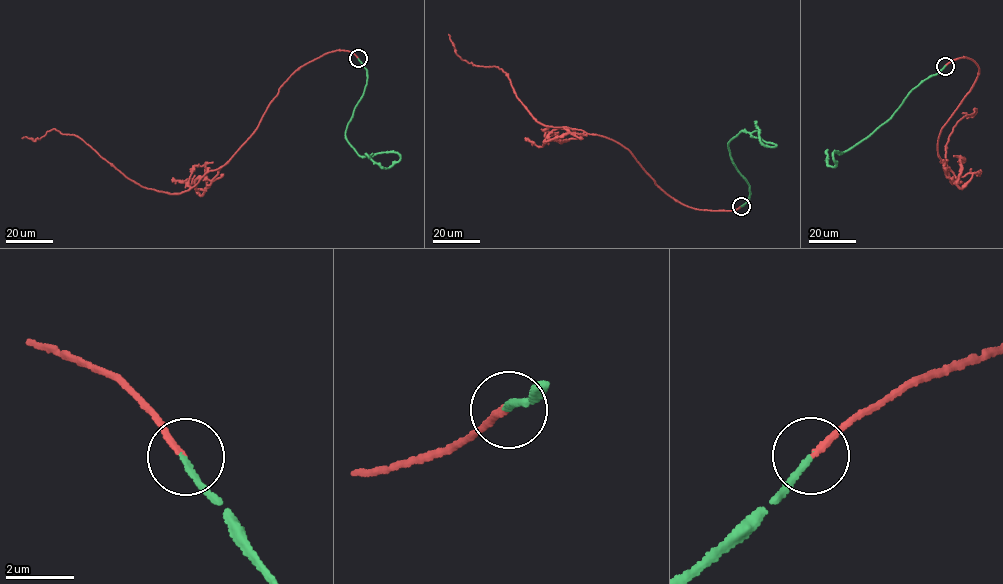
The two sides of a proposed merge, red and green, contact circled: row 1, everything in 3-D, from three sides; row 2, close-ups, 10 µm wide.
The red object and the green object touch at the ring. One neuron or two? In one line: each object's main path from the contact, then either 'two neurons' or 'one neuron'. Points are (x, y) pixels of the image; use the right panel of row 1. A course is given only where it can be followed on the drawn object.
red via (945, 66), (965, 57), (979, 70), (937, 146), (953, 183), (946, 145), (976, 108), (962, 113) | green via (945, 66), (913, 89), (894, 114), (875, 131), (842, 153), (833, 151), (834, 167), (828, 166), (827, 149) | one neuron

